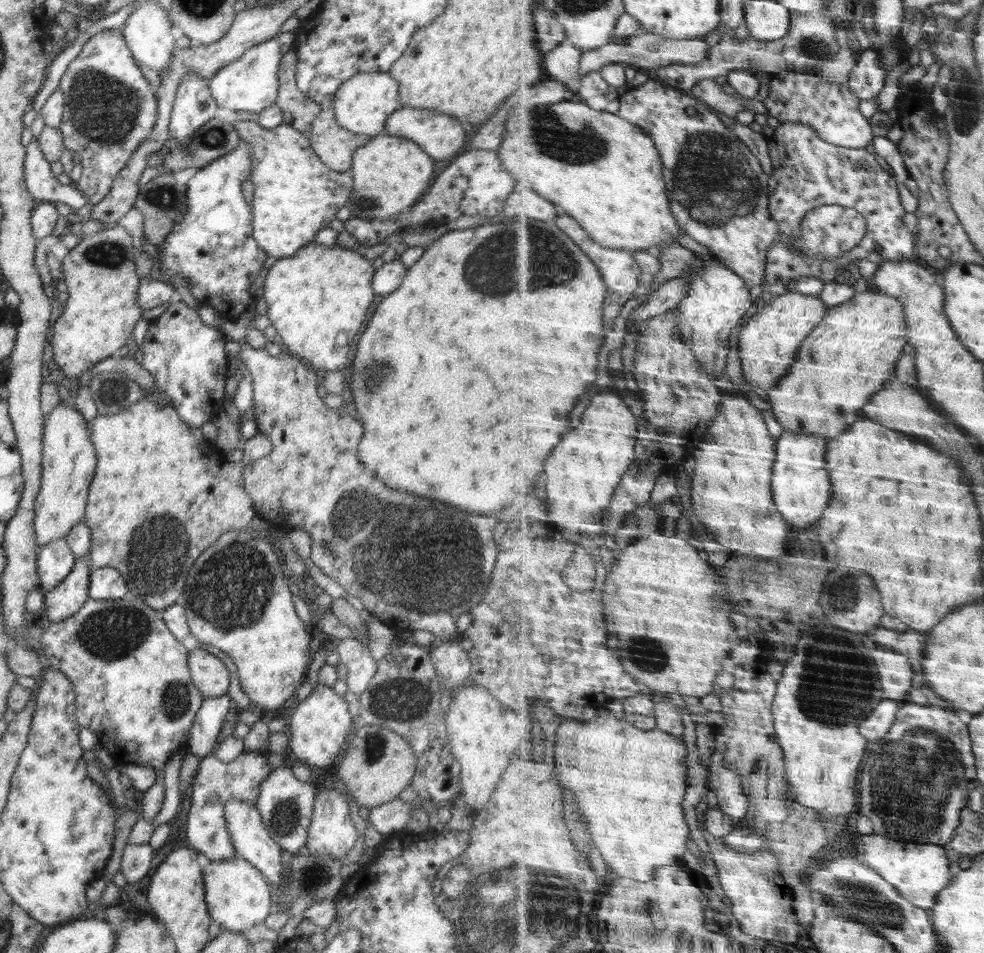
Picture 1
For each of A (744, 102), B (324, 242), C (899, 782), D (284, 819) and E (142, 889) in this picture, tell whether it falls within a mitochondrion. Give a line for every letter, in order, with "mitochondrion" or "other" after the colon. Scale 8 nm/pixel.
A: other
B: other
C: mitochondrion
D: mitochondrion
E: other

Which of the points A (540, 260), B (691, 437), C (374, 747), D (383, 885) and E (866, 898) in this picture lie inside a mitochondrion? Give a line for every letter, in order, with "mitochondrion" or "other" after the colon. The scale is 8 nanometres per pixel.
A: mitochondrion
B: other
C: mitochondrion
D: other
E: mitochondrion

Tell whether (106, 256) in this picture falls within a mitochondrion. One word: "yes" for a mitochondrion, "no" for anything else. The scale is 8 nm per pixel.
yes

